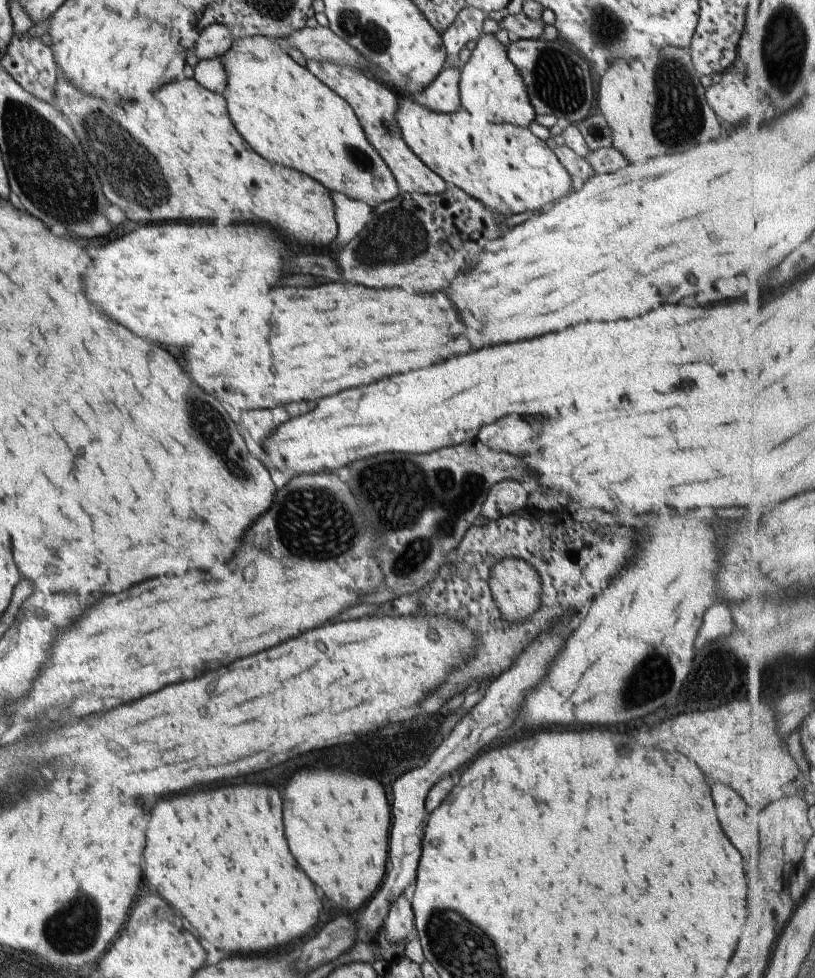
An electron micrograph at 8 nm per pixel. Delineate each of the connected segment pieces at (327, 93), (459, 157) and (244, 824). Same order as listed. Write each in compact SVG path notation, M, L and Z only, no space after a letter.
M255 35L235 39L233 46L223 55L222 64L228 76L224 98L228 102L232 124L262 158L298 170L318 180L328 190L366 202L372 208L399 196L400 190L390 168L368 142L364 128L348 102L320 82L308 68L296 64L274 38Z
M400 95L398 98L396 122L406 145L439 178L454 184L499 217L507 219L526 211L544 209L546 204L556 202L572 192L576 180L566 171L546 142L536 138L528 128L518 128L506 122L478 122L478 118L470 118L466 110L456 110L454 114L438 114L424 108L419 99Z
M234 784L208 792L176 794L158 800L150 816L143 874L150 888L190 920L200 940L230 954L242 954L242 950L270 952L306 936L316 926L322 902L314 884L290 854L284 836L282 800L274 786Z

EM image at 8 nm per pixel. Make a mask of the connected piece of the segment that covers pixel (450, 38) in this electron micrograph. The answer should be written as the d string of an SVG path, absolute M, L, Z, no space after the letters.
M468 5L456 16L454 24L442 33L442 44L446 50L446 65L460 68L458 56L462 48L470 40L478 41L482 36L482 24L487 20L485 13L474 6Z

